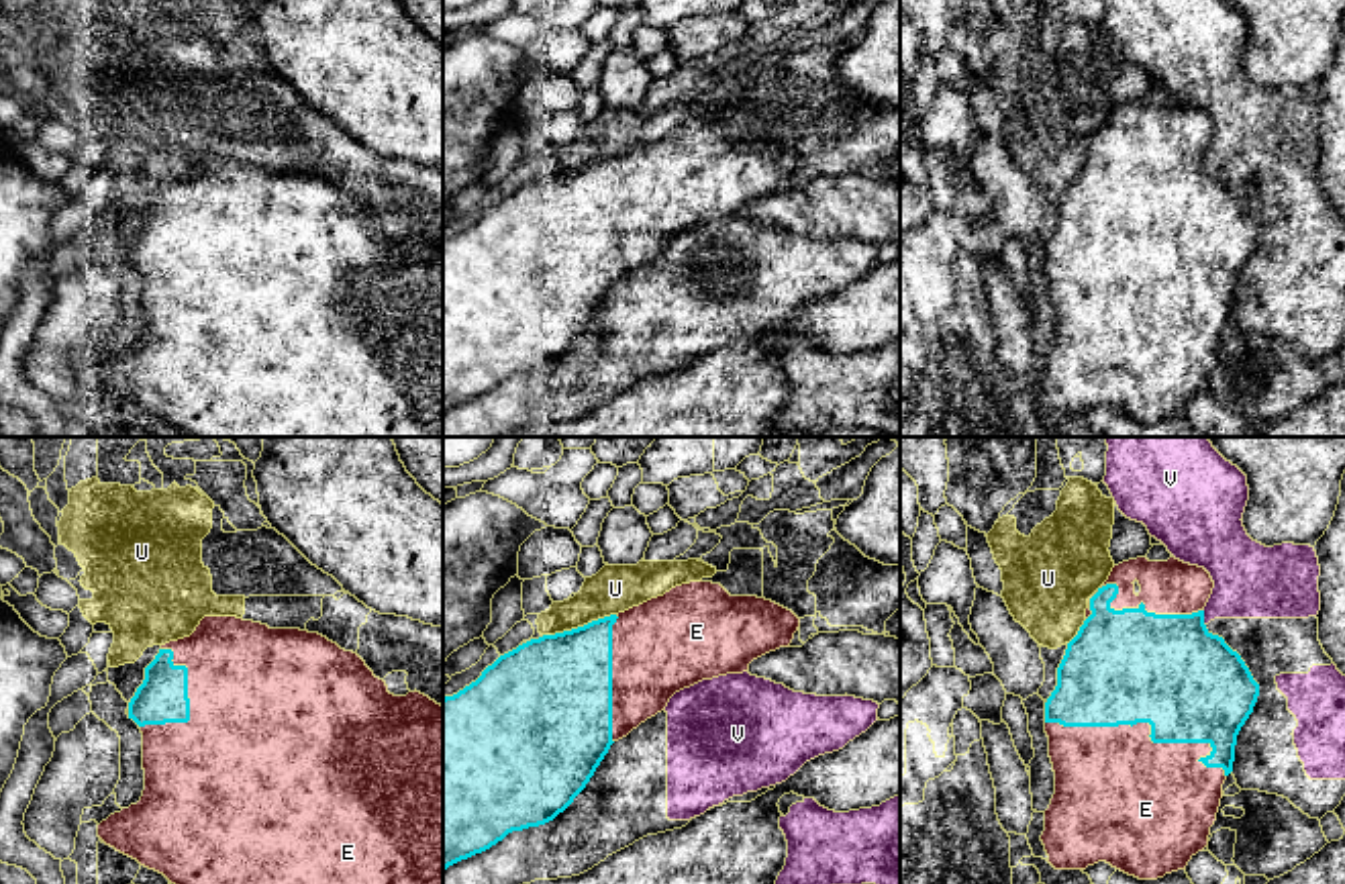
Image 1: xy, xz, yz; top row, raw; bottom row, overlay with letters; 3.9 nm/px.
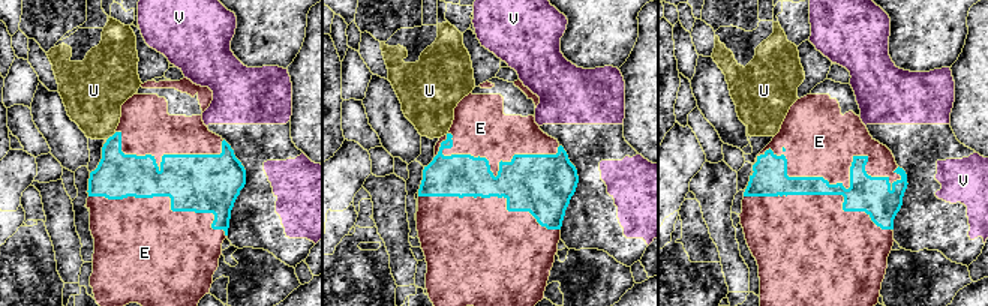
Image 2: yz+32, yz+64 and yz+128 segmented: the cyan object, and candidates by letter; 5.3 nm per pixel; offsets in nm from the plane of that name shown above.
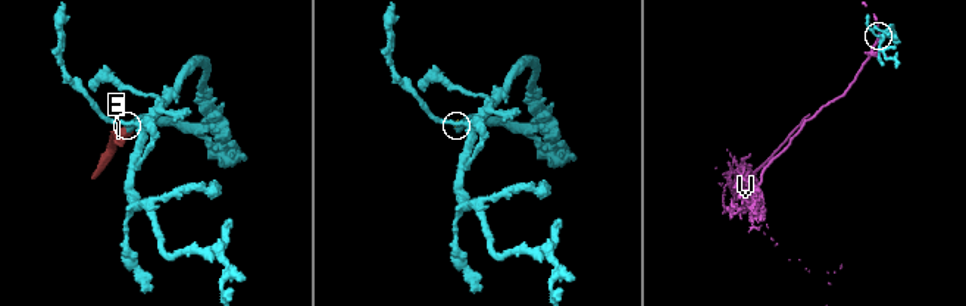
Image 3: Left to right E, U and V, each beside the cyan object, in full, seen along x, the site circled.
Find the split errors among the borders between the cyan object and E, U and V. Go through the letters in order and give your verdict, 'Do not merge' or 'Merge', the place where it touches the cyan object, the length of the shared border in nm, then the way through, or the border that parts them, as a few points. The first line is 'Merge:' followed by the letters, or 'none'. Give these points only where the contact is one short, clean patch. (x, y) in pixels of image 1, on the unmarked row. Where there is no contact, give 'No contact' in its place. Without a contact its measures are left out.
Merge: E
E: Merge. Touches cyan at yz (1152, 274). Shared border 750 nm
U: Do not merge. Touches cyan at xz (578, 170). Shared border 300 nm
V: Do not merge. Touches cyan at yz (1203, 160). Shared border 70 nm

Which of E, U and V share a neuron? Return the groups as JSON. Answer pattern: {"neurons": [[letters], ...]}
{"neurons": [["E"], ["U"], ["V"]]}

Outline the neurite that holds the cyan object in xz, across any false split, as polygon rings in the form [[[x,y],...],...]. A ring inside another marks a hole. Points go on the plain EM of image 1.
[[[700,122],[500,198],[476,225],[443,241],[443,412],[490,392],[512,374],[553,363],[586,331],[610,288],[661,255],[676,235],[747,214],[753,202],[790,190],[798,169],[800,161],[771,143],[731,139],[720,127]]]

